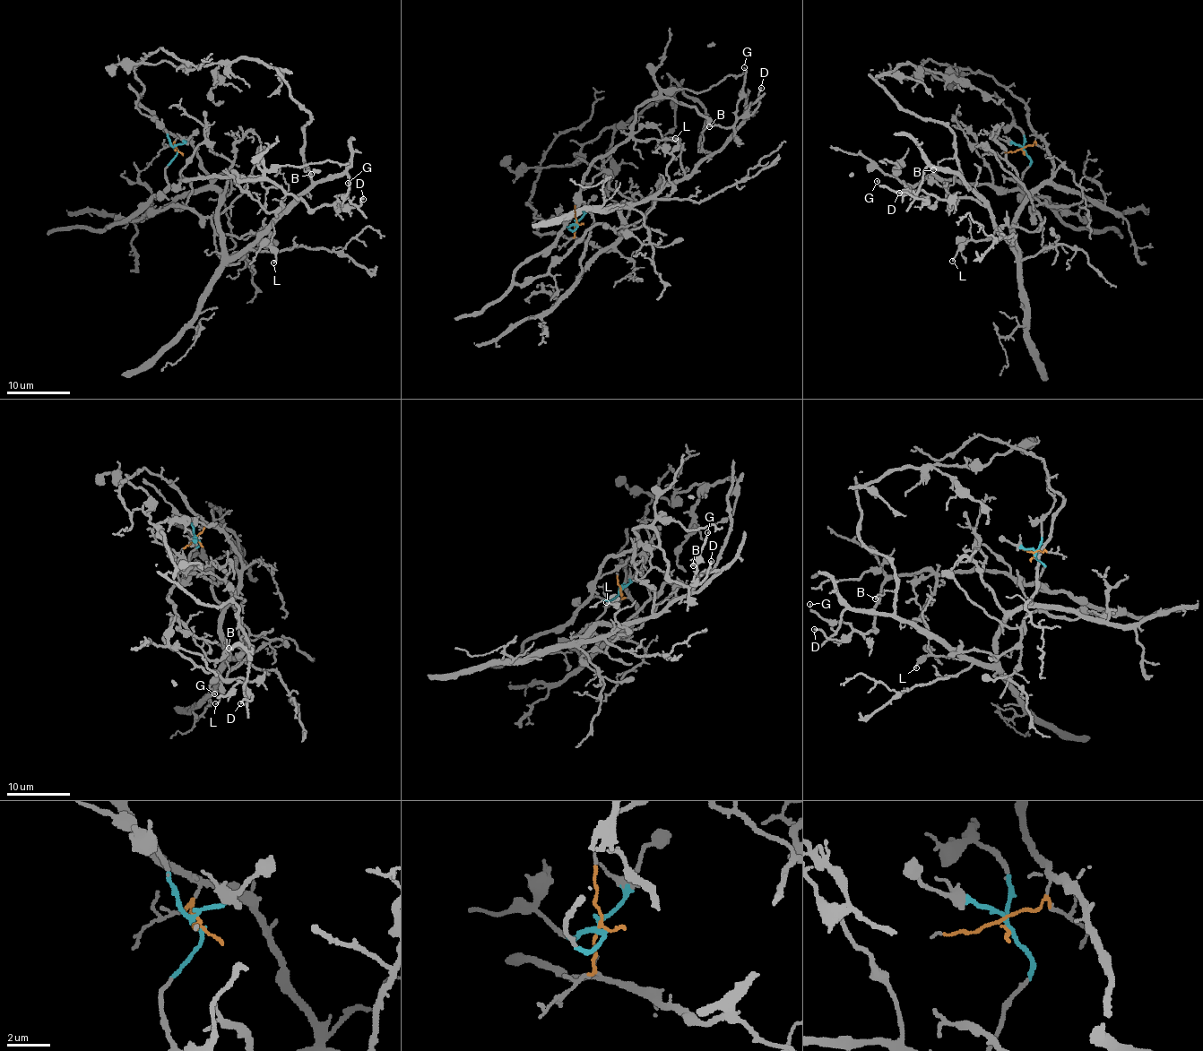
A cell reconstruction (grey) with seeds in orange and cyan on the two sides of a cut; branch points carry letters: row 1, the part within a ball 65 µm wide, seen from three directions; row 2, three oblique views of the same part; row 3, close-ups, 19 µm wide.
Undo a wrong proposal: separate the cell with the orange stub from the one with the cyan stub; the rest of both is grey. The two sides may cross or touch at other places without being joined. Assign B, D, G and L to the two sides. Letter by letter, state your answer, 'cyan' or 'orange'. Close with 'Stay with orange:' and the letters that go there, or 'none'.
B: orange
D: cyan
G: cyan
L: cyan
Stay with orange: B

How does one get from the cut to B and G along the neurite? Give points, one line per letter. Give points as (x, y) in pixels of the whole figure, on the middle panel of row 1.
B: (576, 223), (575, 236), (610, 250), (625, 202), (682, 181), (711, 152), (701, 131), (709, 126)
G: (576, 223), (572, 230), (566, 225), (583, 174), (632, 132), (638, 107), (671, 98), (730, 128), (743, 68)

